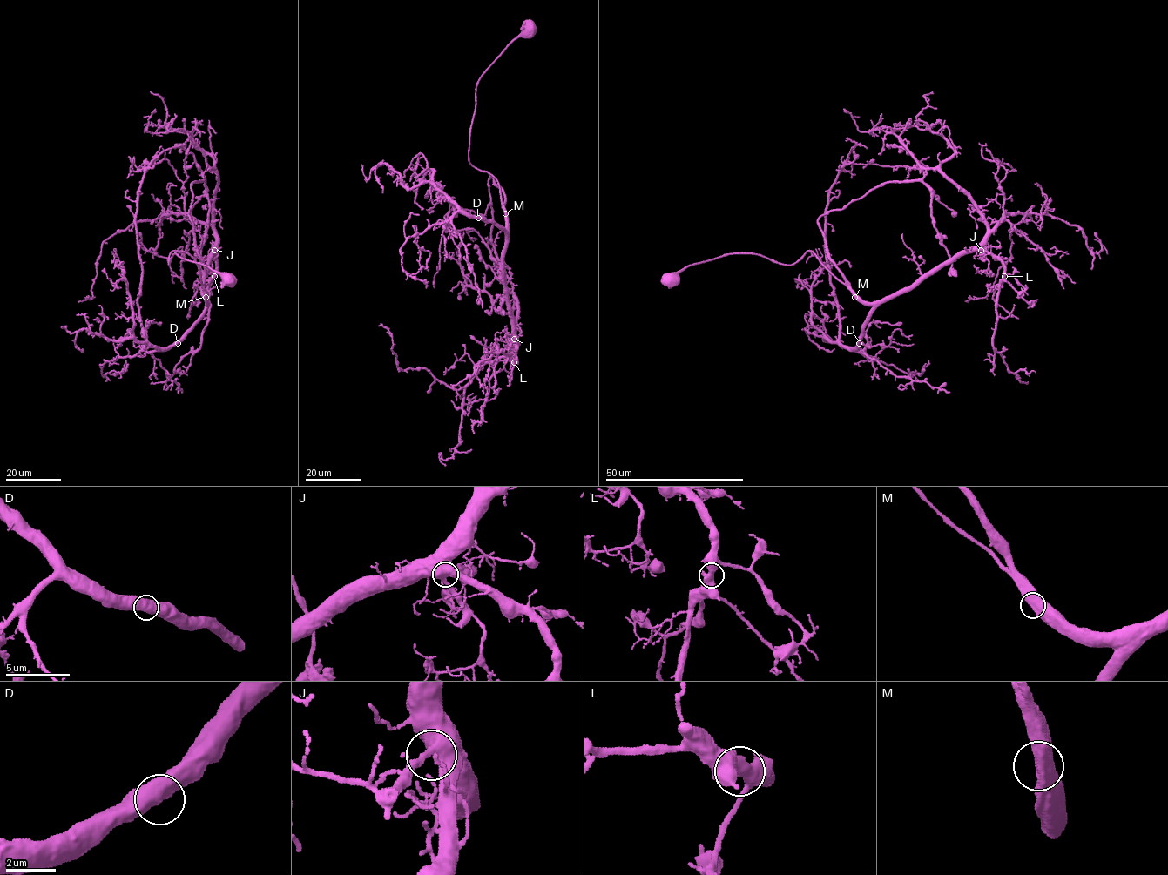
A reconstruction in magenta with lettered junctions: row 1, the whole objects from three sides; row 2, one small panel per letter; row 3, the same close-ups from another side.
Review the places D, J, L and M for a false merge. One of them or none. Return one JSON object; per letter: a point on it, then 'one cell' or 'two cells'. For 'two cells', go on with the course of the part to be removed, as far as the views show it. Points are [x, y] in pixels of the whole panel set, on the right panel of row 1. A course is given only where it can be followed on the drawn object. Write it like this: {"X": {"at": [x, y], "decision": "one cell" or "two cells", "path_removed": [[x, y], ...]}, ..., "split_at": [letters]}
{"D": {"at": [859, 343], "decision": "one cell"}, "J": {"at": [981, 250], "decision": "one cell"}, "L": {"at": [1004, 276], "decision": "one cell"}, "M": {"at": [854, 297], "decision": "one cell"}, "split_at": []}

